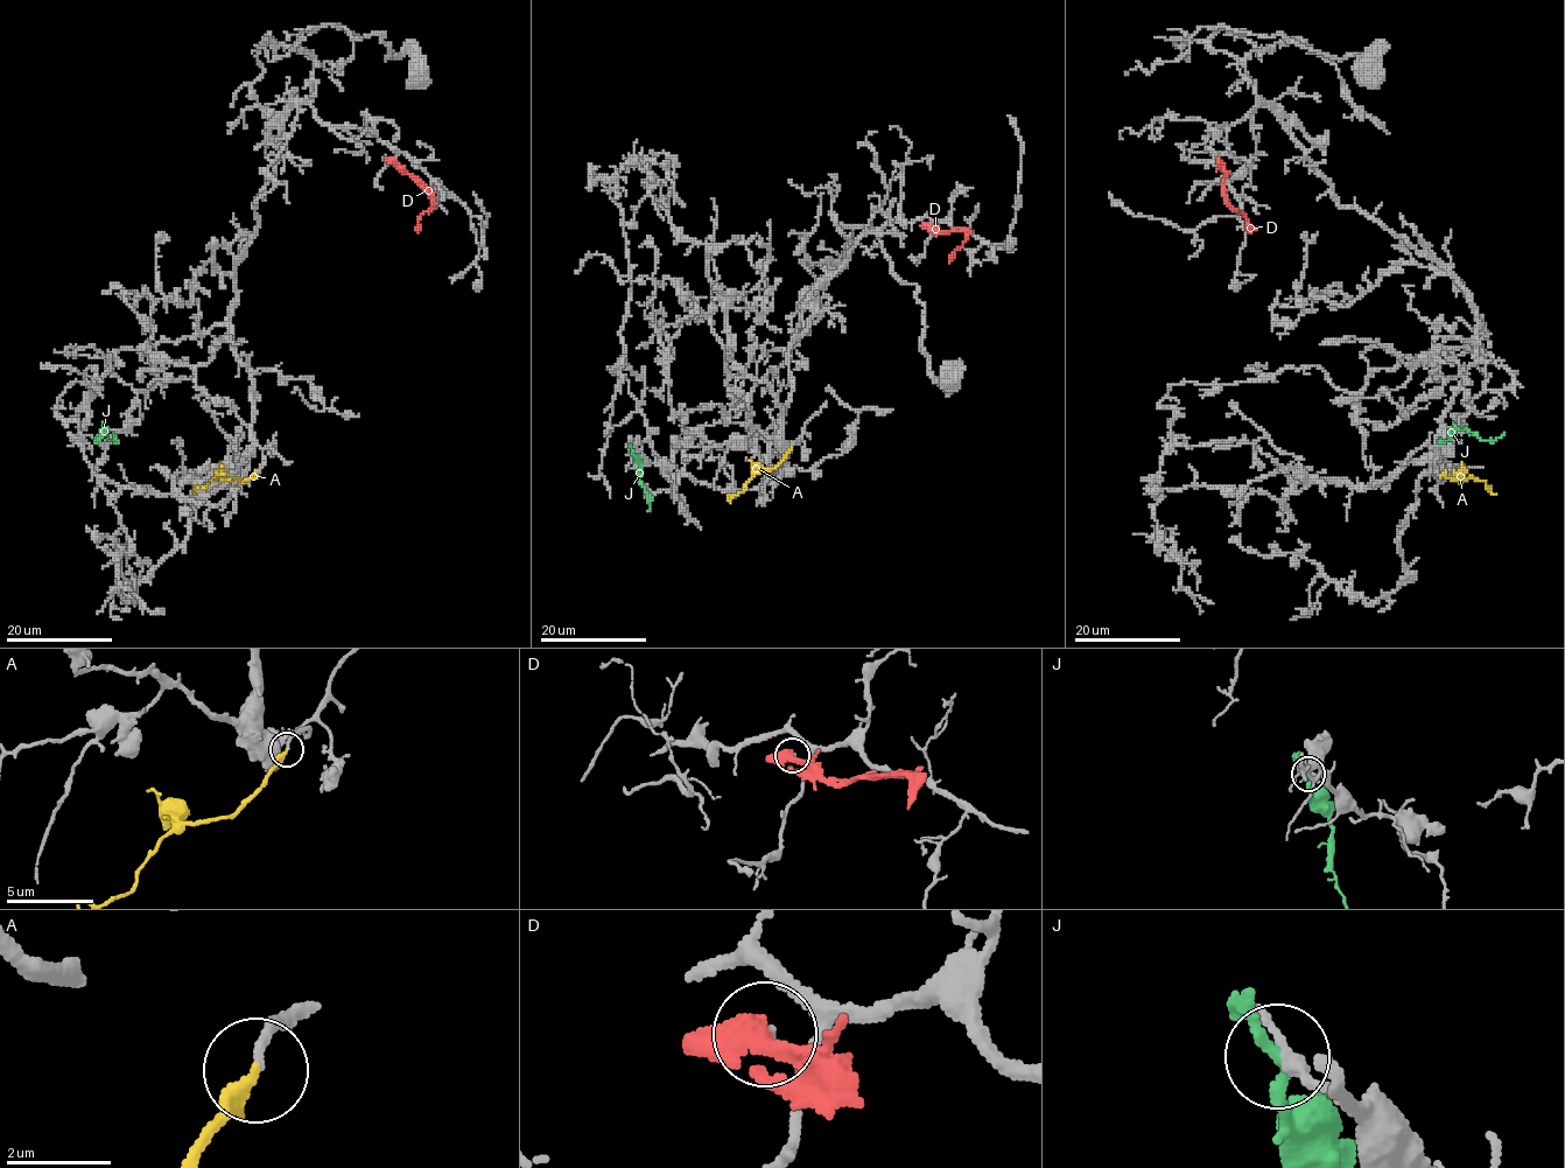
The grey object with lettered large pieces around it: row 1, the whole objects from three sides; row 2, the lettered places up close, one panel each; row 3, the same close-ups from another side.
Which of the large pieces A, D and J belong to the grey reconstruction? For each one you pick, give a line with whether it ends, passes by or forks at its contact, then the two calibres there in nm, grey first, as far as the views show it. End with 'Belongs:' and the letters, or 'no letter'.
A: it passes by; 140 nm thick on the grey side, 220 nm on the other
Belongs: A

